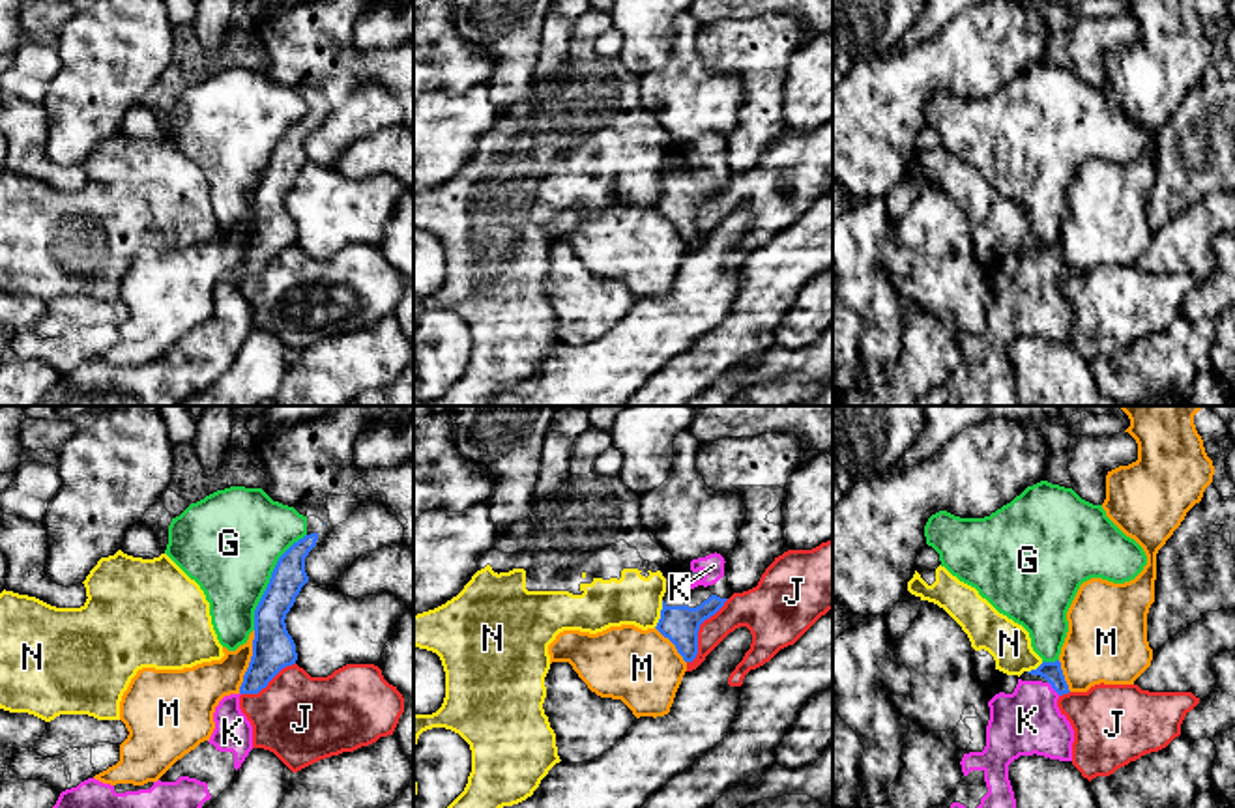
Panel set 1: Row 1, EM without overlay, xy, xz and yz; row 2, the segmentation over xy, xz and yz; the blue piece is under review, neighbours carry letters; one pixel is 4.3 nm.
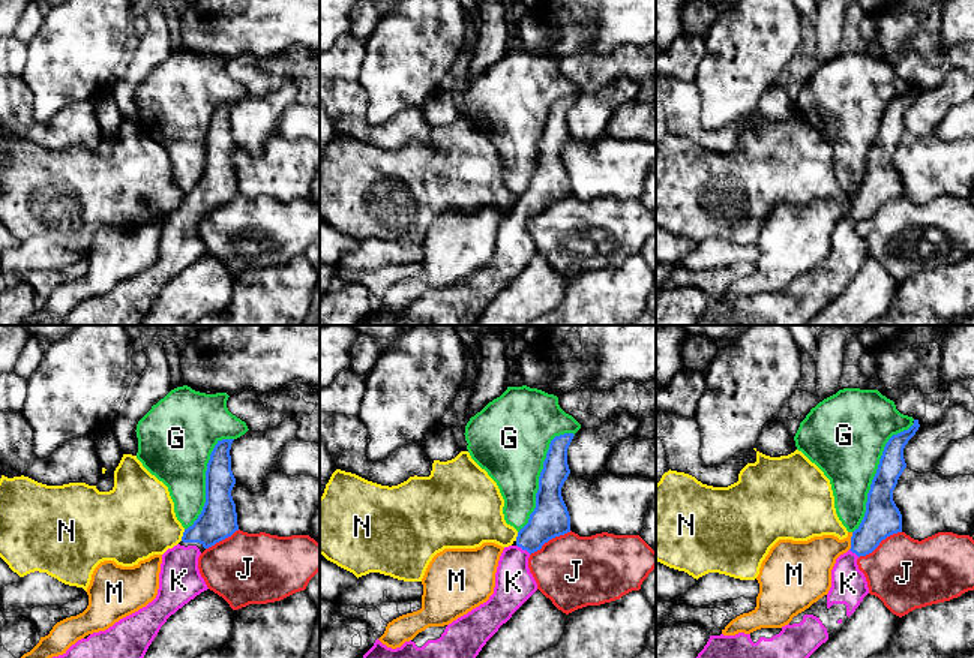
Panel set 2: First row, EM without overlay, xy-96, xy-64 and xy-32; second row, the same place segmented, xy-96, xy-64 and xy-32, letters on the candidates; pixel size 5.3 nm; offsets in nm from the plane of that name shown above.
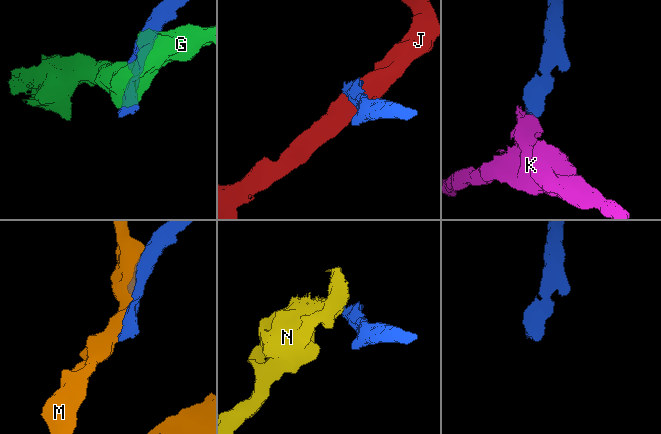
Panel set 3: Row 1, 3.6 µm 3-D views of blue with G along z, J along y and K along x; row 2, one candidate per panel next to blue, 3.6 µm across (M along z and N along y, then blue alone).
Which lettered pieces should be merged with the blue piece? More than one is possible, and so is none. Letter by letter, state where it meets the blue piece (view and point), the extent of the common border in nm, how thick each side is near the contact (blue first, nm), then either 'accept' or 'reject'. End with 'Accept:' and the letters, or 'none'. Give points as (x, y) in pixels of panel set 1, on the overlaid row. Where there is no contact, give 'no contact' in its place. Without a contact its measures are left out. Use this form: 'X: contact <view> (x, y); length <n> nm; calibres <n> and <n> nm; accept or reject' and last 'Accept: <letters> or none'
G: contact xy (270, 580); length 480 nm; calibres 150 and 440 nm; reject
J: contact xz (698, 629); length 340 nm; calibres 160 and 170 nm; reject
K: contact yz (1054, 689); length 80 nm; calibres 90 and 280 nm; accept
M: contact xy (249, 663); length 280 nm; calibres 180 and 200 nm; reject
N: contact xz (661, 614); length 130 nm; calibres 160 and 220 nm; reject
Accept: K

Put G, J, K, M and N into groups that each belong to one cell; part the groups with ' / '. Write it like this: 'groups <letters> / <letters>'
groups G / J / K / M / N

